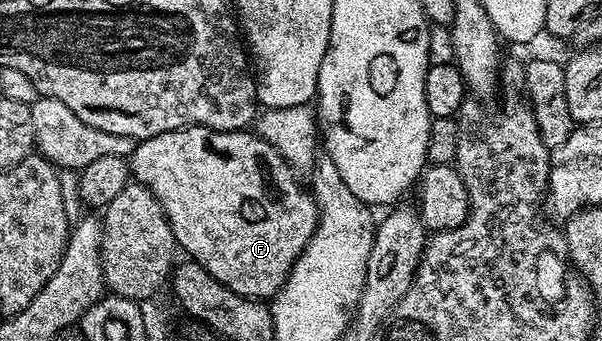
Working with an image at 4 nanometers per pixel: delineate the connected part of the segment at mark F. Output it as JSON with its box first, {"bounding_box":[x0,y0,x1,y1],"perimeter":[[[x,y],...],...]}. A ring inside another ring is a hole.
{"bounding_box":[130,127,318,301],"perimeter":[[[182,127],[179,131],[167,131],[161,135],[155,135],[149,139],[141,139],[137,142],[135,151],[130,156],[130,175],[135,182],[149,187],[154,197],[160,202],[164,210],[164,216],[168,218],[168,224],[172,230],[172,236],[176,238],[176,246],[181,252],[185,251],[191,262],[202,265],[210,277],[214,277],[226,289],[238,293],[244,299],[255,299],[257,301],[271,300],[279,293],[284,282],[292,274],[292,266],[295,265],[297,257],[306,249],[306,245],[312,240],[312,234],[316,232],[316,221],[318,208],[315,198],[307,190],[300,188],[297,172],[289,163],[280,156],[278,149],[274,149],[265,139],[248,131],[220,131],[211,127]]]}

